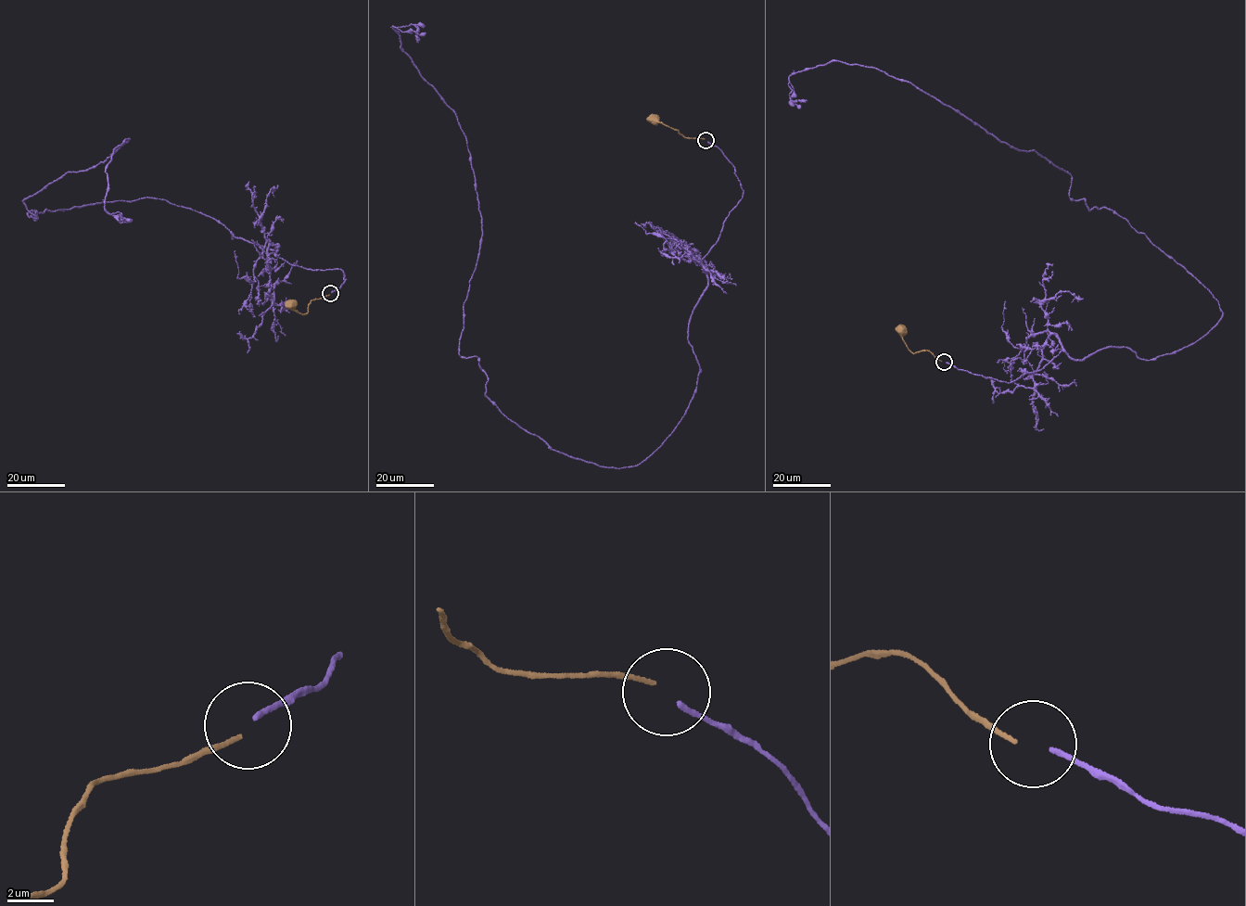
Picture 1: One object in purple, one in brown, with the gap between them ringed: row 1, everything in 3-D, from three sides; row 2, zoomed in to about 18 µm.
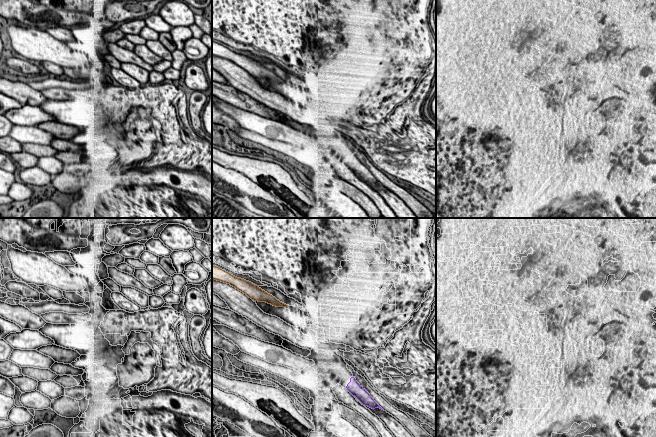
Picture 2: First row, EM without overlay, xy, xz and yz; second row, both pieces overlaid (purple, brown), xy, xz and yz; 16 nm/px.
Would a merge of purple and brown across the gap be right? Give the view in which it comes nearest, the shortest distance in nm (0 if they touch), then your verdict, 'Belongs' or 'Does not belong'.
Closest in xz. Distance 1550 nm. Belongs

